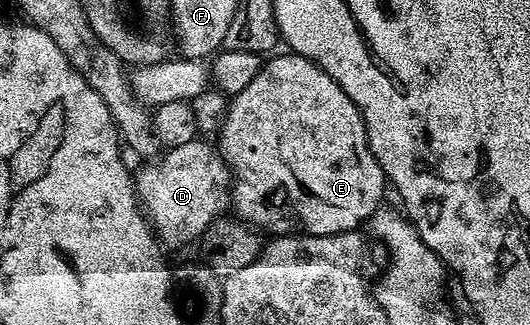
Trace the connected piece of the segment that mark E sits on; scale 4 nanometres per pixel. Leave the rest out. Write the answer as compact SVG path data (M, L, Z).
M287 54L288 56L273 55L273 60L265 59L260 65L260 72L250 78L250 86L242 90L236 96L231 97L228 105L228 113L224 116L224 124L218 133L218 147L220 154L228 165L230 173L230 208L237 217L246 224L251 224L253 228L261 233L275 234L276 236L286 236L289 234L307 234L309 236L333 236L339 232L351 232L359 229L360 223L371 221L371 218L379 208L385 203L384 184L386 177L384 167L378 162L378 158L372 153L372 147L368 141L368 128L364 125L364 115L354 106L354 102L334 82L326 70L319 68L312 60L307 60L304 56Z

